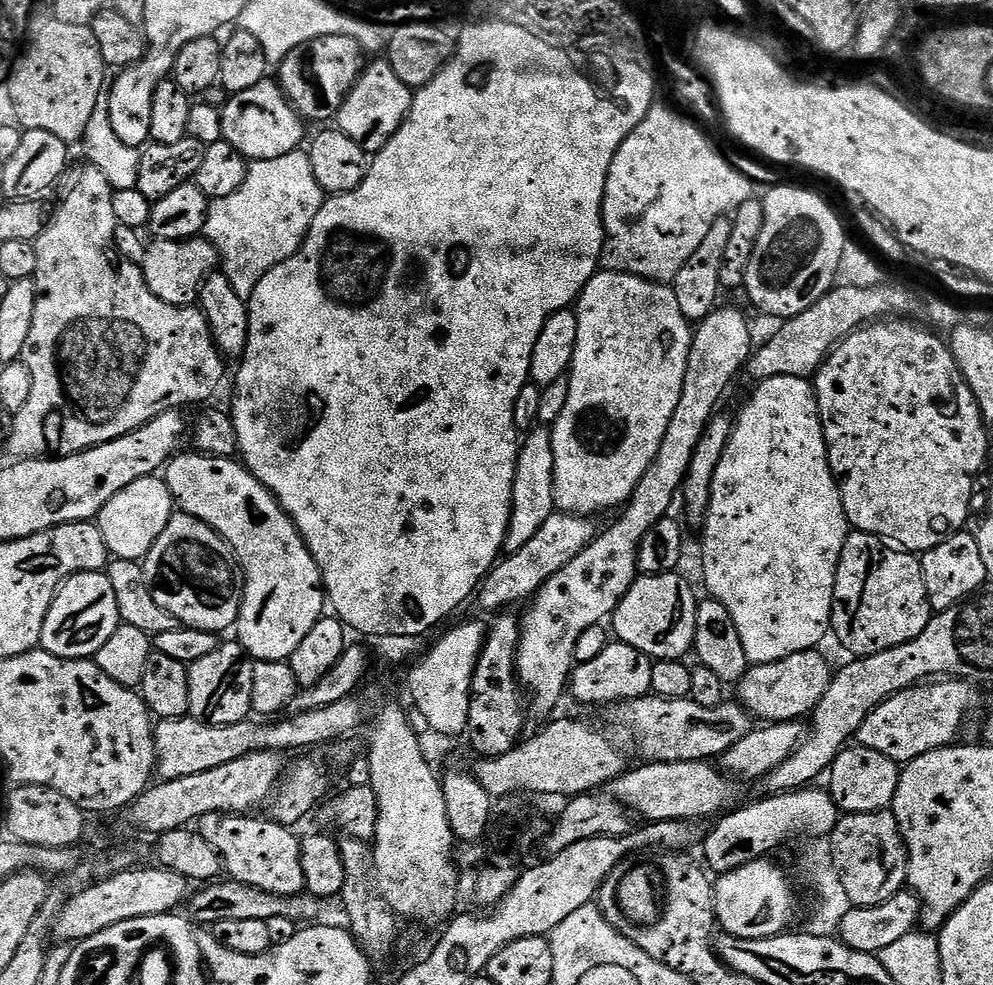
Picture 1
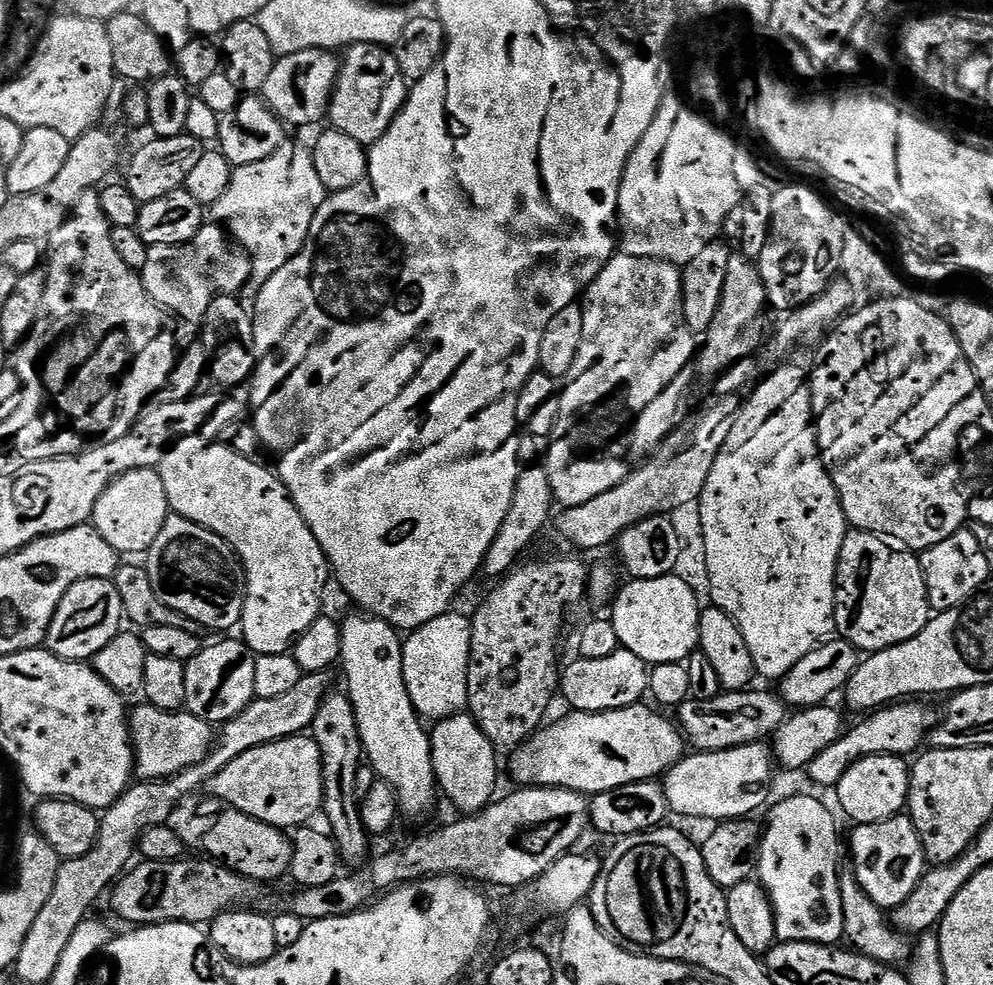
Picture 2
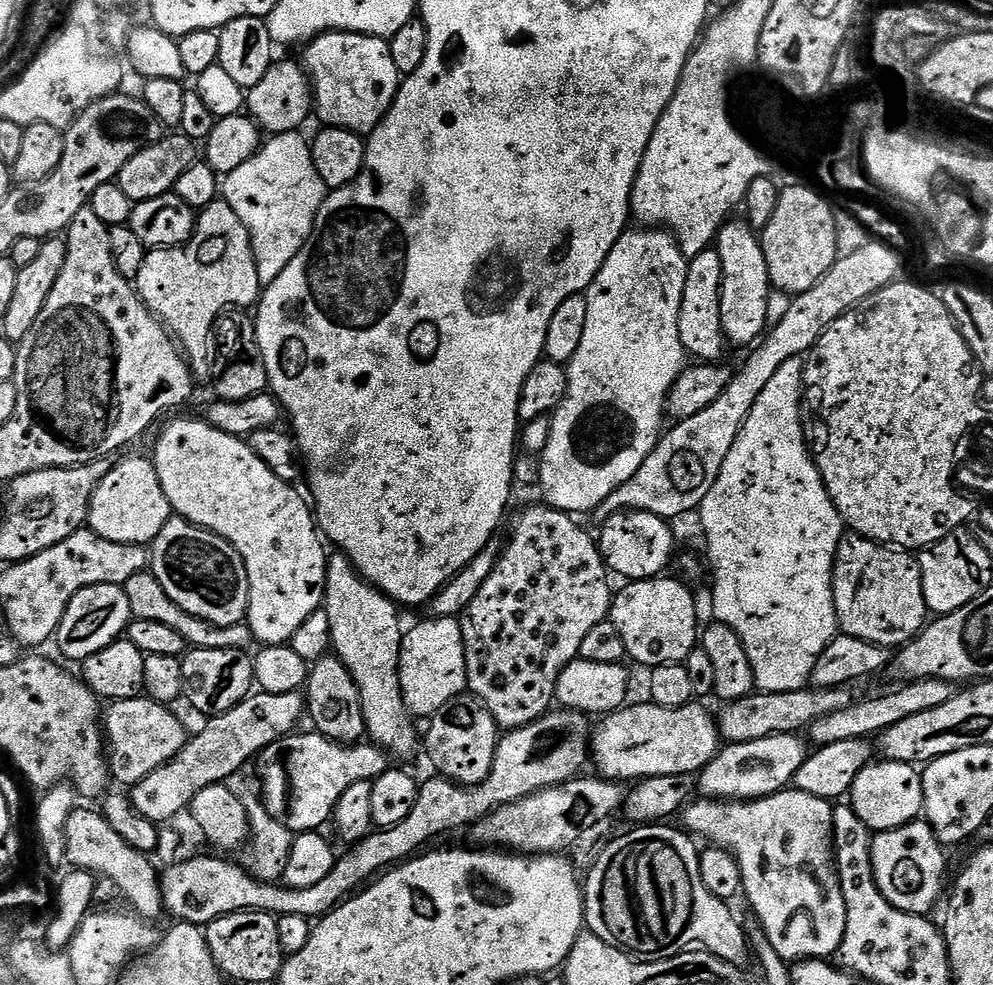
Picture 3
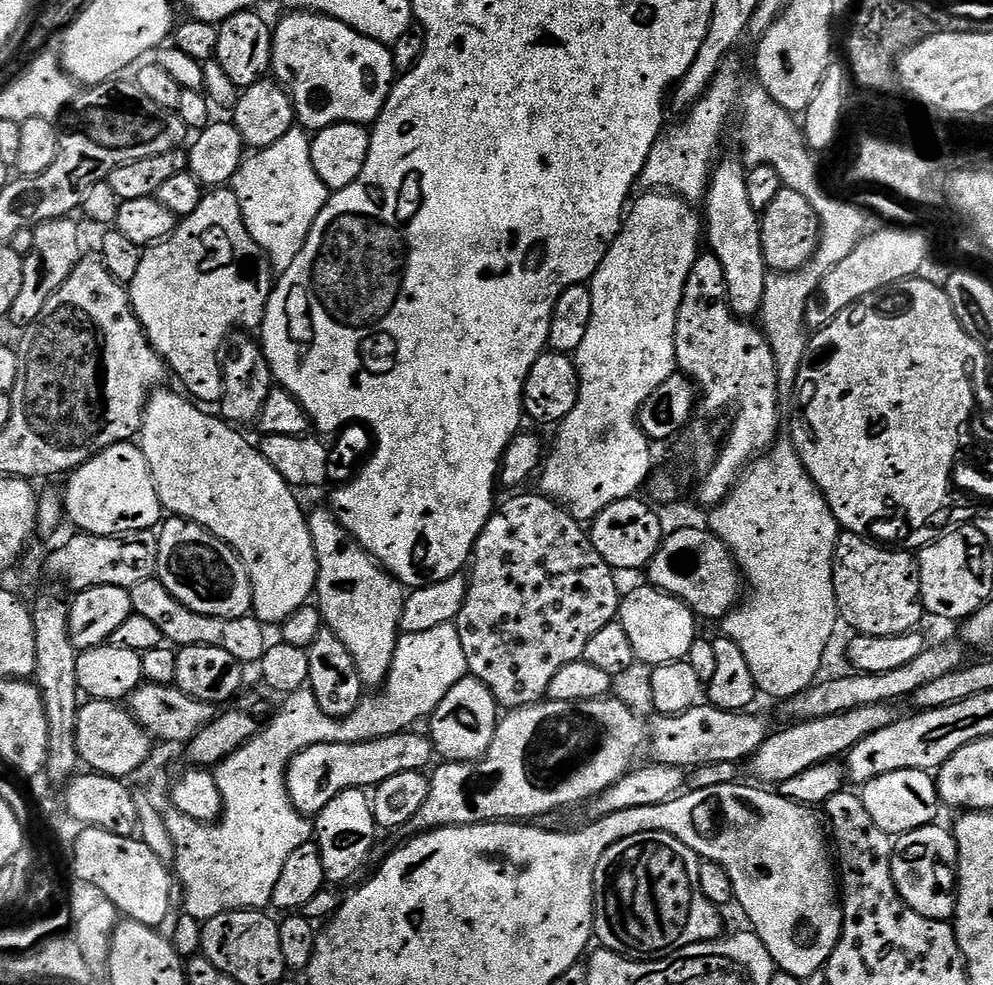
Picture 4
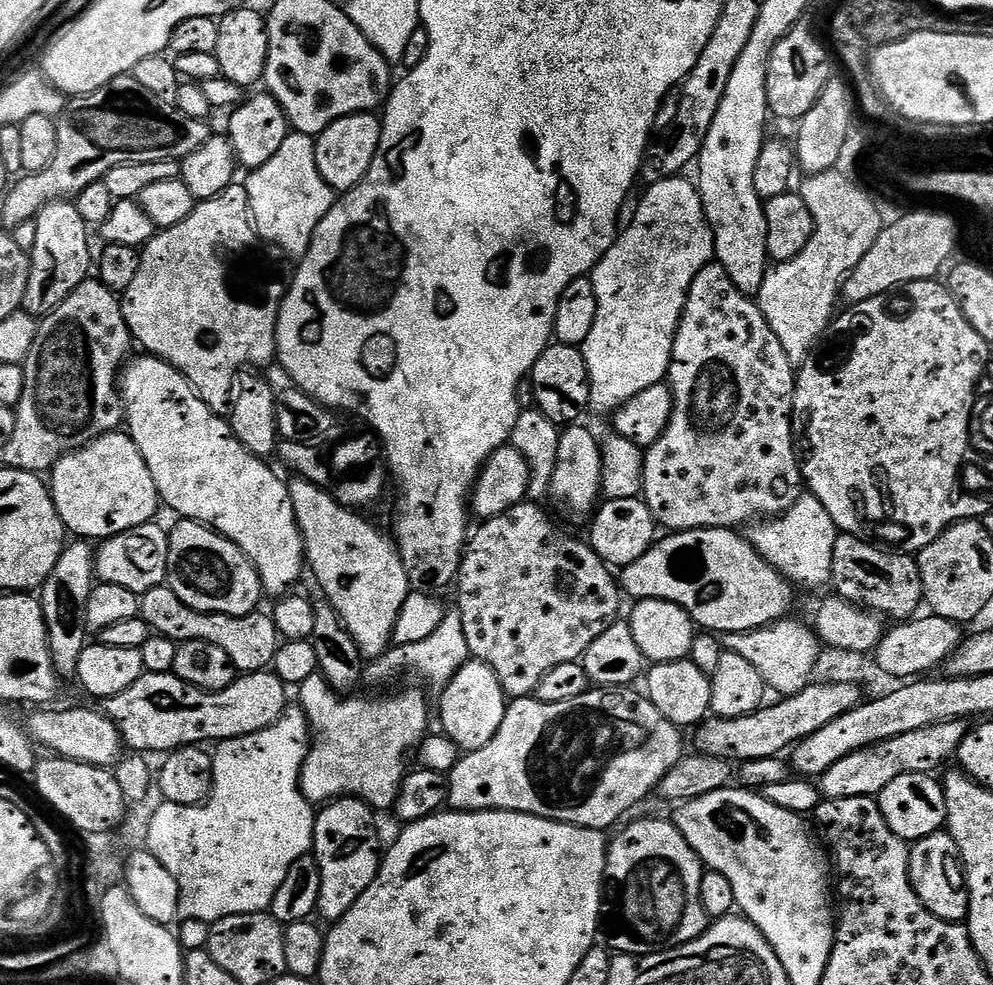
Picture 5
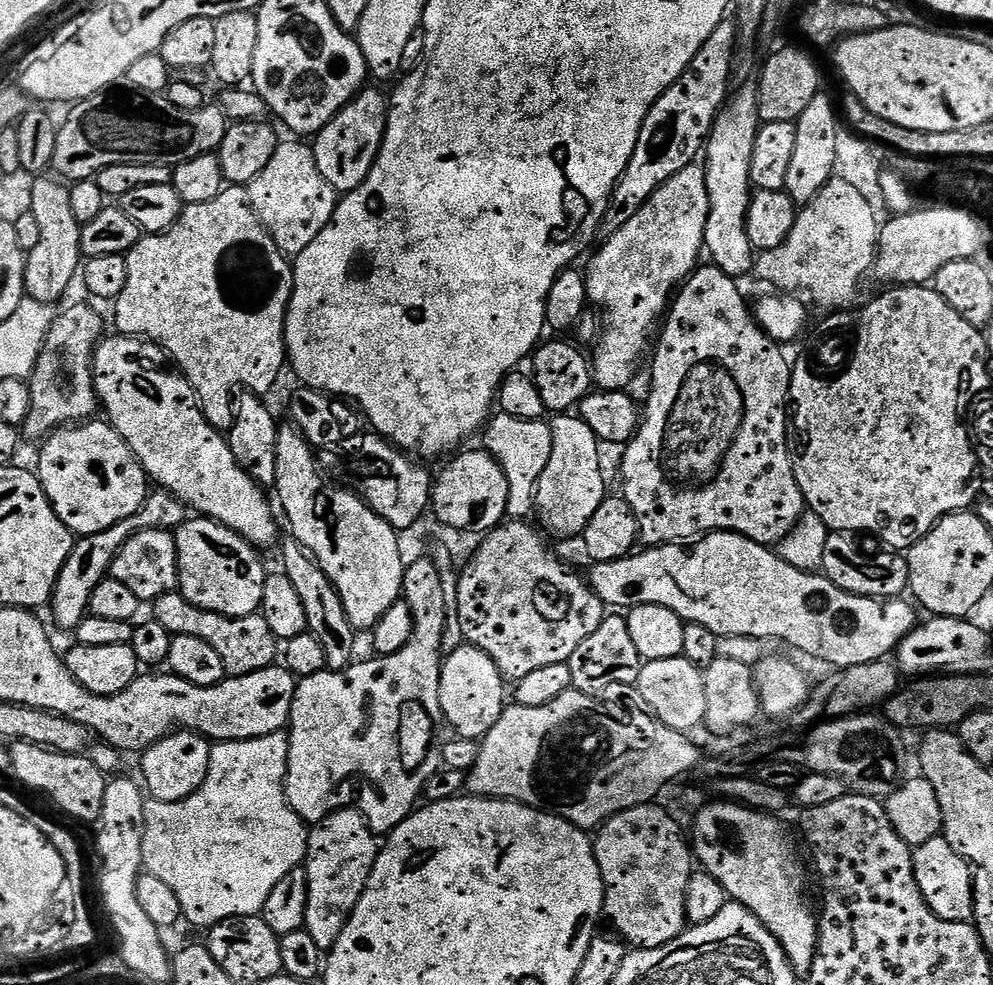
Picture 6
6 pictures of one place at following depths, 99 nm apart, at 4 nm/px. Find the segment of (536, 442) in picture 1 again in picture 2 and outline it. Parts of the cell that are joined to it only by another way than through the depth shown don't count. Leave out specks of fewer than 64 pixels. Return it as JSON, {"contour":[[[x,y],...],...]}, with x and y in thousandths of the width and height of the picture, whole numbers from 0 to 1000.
{"contour":[[[525,474],[524,484],[518,497],[518,506],[514,510],[514,518],[510,518],[510,530],[506,530],[506,534],[502,537],[502,543],[497,546],[497,550],[493,550],[493,558],[487,568],[486,584],[507,587],[517,577],[521,576],[526,569],[524,563],[543,546],[544,539],[551,532],[553,535],[554,529],[558,524],[556,516],[558,517],[558,505],[556,503],[551,474]]]}

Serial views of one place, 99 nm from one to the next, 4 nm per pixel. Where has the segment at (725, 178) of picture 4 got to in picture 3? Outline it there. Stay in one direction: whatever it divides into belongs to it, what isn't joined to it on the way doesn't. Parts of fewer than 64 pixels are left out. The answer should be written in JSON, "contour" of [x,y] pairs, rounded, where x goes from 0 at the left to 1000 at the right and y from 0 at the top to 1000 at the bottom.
{"contour":[[[729,225],[725,231],[725,237],[721,240],[721,245],[719,245],[719,251],[723,262],[727,262],[727,290],[725,291],[725,322],[727,323],[727,335],[729,336],[730,346],[734,350],[737,349],[753,349],[752,351],[757,351],[762,348],[770,340],[771,334],[774,332],[775,326],[773,320],[771,319],[771,307],[775,299],[775,289],[773,283],[775,282],[775,274],[771,270],[771,258],[769,257],[769,251],[765,249],[765,240],[762,239],[758,232],[754,231],[752,226],[745,225],[745,227],[733,227],[737,225]]]}

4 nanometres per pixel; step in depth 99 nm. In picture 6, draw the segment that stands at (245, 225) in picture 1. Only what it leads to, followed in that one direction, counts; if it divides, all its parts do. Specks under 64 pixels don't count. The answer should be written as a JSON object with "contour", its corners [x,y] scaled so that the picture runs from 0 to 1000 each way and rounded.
{"contour":[[[290,141],[294,142],[279,145],[276,160],[268,164],[268,173],[264,173],[249,192],[256,217],[266,226],[267,234],[287,260],[297,262],[332,225],[340,206],[340,196],[328,181],[324,181],[324,173],[320,173],[320,164],[316,164],[313,149],[301,141]]]}

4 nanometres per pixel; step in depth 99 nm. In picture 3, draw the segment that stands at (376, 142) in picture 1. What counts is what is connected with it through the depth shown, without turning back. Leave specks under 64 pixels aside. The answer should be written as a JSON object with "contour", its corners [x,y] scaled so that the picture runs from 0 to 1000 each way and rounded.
{"contour":[[[325,32],[323,37],[318,37],[316,40],[310,42],[305,53],[306,61],[304,60],[304,68],[306,72],[309,73],[310,80],[314,82],[314,104],[316,107],[317,121],[322,121],[323,123],[321,125],[323,127],[332,130],[346,130],[350,134],[374,136],[374,134],[387,123],[387,118],[393,112],[393,108],[399,98],[399,92],[401,92],[405,84],[405,78],[401,71],[401,67],[397,67],[397,59],[393,59],[393,47],[391,46],[391,41],[385,37],[366,37],[360,32]]]}

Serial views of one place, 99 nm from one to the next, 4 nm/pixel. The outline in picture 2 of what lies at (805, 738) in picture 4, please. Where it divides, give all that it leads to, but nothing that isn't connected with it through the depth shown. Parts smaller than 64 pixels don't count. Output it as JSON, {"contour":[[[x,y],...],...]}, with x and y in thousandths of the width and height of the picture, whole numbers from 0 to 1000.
{"contour":[[[769,753],[748,755],[735,761],[722,763],[702,763],[690,766],[668,789],[669,805],[674,821],[685,828],[694,828],[697,832],[721,832],[717,835],[732,835],[756,829],[756,824],[761,824],[769,815],[772,817],[773,799],[777,796],[777,780],[779,769],[774,756]]]}

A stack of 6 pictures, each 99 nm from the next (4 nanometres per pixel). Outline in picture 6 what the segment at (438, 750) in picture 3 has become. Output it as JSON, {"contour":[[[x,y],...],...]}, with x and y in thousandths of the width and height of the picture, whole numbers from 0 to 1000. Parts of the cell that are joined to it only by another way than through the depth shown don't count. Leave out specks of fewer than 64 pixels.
{"contour":[[[468,653],[450,663],[443,679],[443,716],[447,731],[465,750],[486,752],[487,746],[504,732],[508,724],[510,691],[497,672],[478,656]]]}

